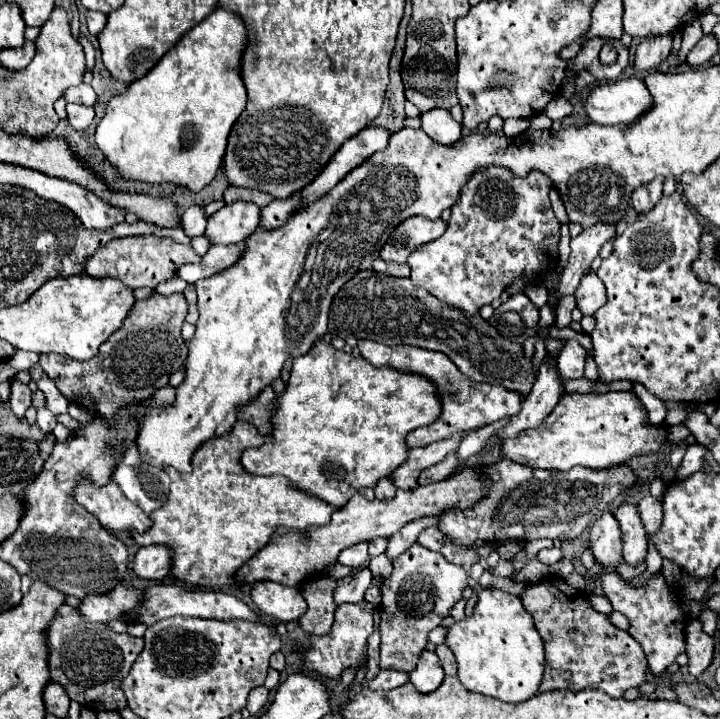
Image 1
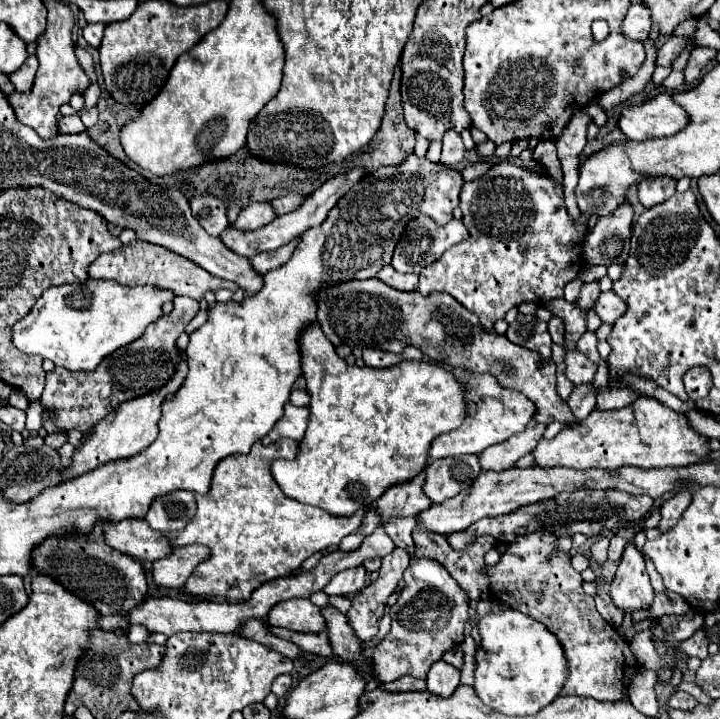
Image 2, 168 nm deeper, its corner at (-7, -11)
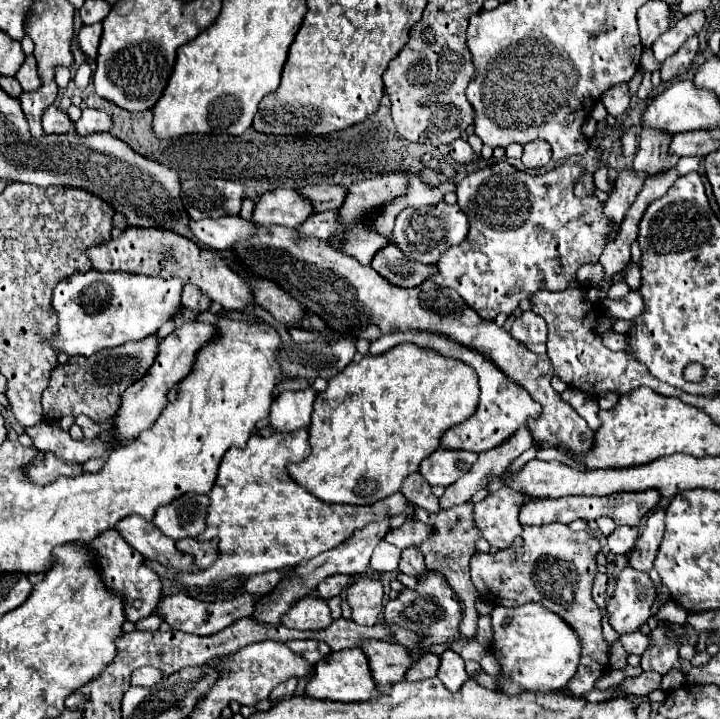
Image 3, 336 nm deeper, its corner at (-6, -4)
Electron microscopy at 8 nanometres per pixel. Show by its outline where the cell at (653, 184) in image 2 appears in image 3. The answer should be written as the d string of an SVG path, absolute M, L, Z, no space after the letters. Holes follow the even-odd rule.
M644 128L640 134L636 158L634 158L634 170L646 176L656 176L656 174L672 170L678 162L678 156L672 156L666 152L670 138L672 134Z

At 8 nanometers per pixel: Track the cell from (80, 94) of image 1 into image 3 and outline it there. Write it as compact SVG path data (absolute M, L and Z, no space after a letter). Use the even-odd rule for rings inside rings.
M86 108L82 110L80 120L76 122L78 134L90 134L90 132L110 132L110 116L104 110L94 110Z

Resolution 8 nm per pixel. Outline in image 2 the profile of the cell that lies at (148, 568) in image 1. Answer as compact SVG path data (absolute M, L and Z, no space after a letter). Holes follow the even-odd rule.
M199 543L175 547L175 551L167 559L159 559L153 563L153 579L163 587L181 587L195 571L195 567L209 557L211 551Z

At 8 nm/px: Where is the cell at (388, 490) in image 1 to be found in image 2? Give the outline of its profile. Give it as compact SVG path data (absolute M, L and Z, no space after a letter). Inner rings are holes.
M407 517L407 519L391 519L391 523L387 523L385 527L387 535L391 535L395 545L409 551L409 557L415 557L415 543L411 537L415 525L417 525L417 519Z

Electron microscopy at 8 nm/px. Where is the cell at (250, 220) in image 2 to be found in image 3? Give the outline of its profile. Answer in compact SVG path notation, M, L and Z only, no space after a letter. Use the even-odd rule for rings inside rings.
M278 188L274 192L266 192L254 206L252 222L258 226L286 226L296 228L312 214L312 206L302 200L302 196L294 190Z

